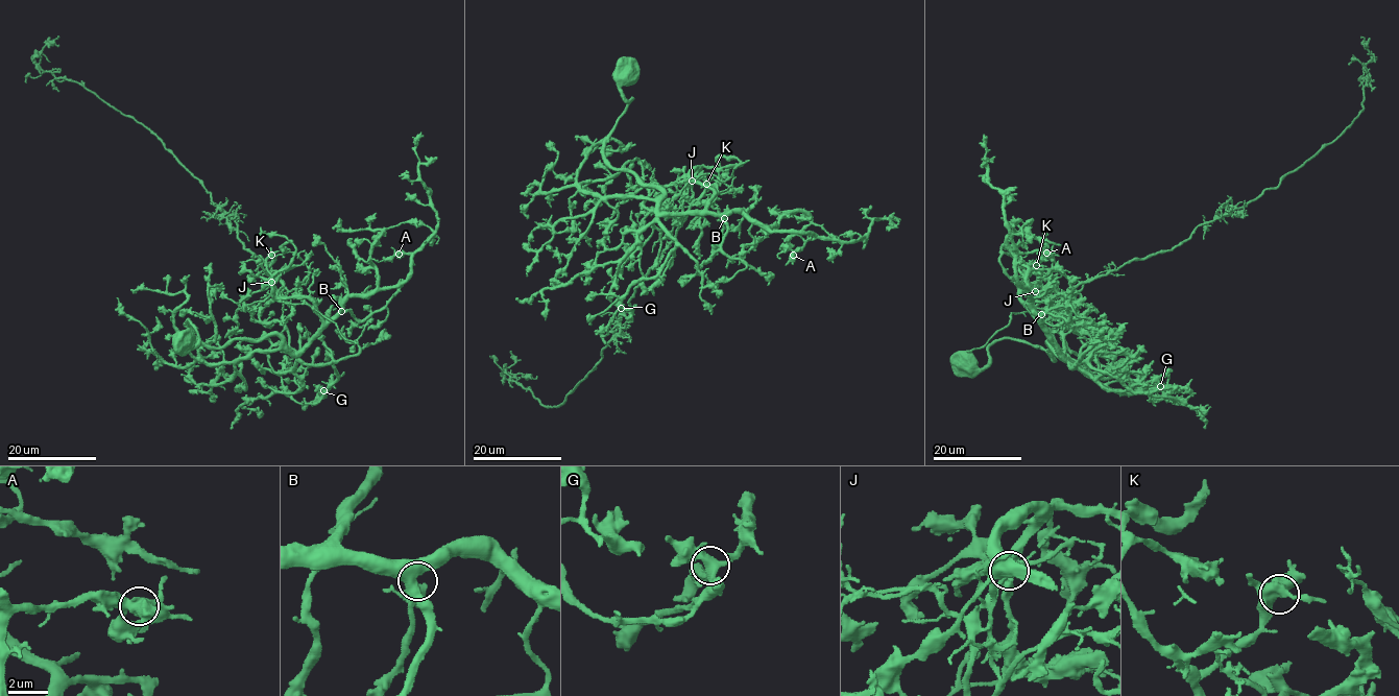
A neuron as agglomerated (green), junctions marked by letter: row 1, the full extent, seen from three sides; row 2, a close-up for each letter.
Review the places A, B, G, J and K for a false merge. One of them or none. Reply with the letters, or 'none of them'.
J

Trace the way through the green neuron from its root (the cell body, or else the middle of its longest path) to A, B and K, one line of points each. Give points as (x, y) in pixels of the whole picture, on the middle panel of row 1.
A: (625, 74), (631, 100), (603, 150), (612, 166), (657, 188), (660, 213), (740, 213), (814, 235), (793, 255)
B: (625, 74), (621, 94), (632, 99), (605, 141), (608, 162), (657, 188), (660, 213), (724, 218)
K: (625, 74), (632, 99), (605, 141), (608, 162), (657, 188), (658, 209), (674, 215), (702, 165), (706, 184)

